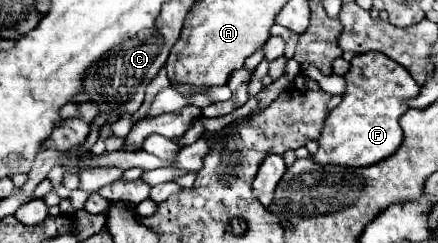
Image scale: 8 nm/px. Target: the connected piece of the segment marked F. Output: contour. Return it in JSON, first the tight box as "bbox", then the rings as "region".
{"bbox":[312,51,420,167],"region":[[[376,51],[354,55],[344,79],[348,85],[346,93],[342,95],[342,103],[328,113],[318,139],[318,153],[312,159],[316,163],[366,167],[386,159],[402,145],[398,119],[408,109],[406,101],[416,97],[420,87],[402,65]]]}

